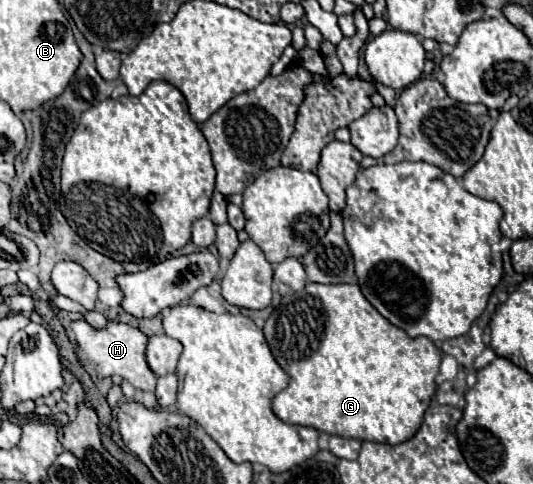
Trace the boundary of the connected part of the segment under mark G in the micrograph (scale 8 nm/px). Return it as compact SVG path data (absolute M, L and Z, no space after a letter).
M307 283L303 291L297 291L293 295L285 295L281 299L281 303L273 309L273 313L269 315L269 319L265 321L265 339L267 345L275 357L275 361L281 365L281 369L289 375L289 385L279 391L273 401L271 401L271 409L273 413L285 421L285 423L293 423L293 425L305 425L305 427L313 427L317 431L329 433L329 435L339 435L339 437L353 437L353 439L361 439L361 441L377 441L377 443L403 443L407 439L411 439L411 435L415 435L415 431L419 431L421 421L423 421L423 413L429 407L433 393L437 389L435 385L435 377L439 375L439 363L441 363L441 351L433 345L433 341L429 341L427 337L415 337L411 339L403 329L395 327L393 323L389 323L381 313L377 313L377 309L363 297L359 285L349 285L349 283L341 283L341 285L319 285L319 283Z

